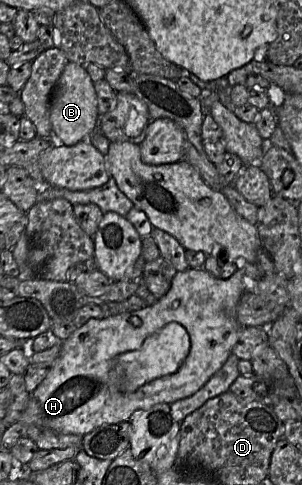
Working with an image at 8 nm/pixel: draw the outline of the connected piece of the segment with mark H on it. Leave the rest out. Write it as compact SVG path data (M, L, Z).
M261 249L257 254L255 262L241 263L237 271L228 279L218 279L213 277L203 268L188 268L185 271L178 271L174 276L169 291L152 306L147 306L141 310L125 312L103 319L91 319L79 329L76 329L68 339L61 342L61 352L53 366L49 368L46 378L30 394L25 410L22 412L19 420L26 423L35 424L41 427L51 429L62 434L76 434L84 436L97 427L109 424L117 424L123 421L129 421L131 415L137 410L146 410L160 403L172 404L178 400L192 396L199 391L209 379L221 369L228 357L232 354L232 348L235 345L242 326L237 320L237 304L248 289L254 289L255 284L266 274L275 272L275 267L269 254Z

